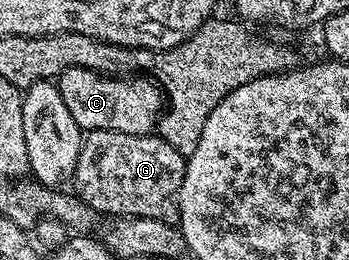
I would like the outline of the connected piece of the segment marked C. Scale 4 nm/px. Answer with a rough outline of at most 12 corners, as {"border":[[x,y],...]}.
{"border":[[72,66],[57,90],[82,131],[153,134],[163,114],[149,76]]}

